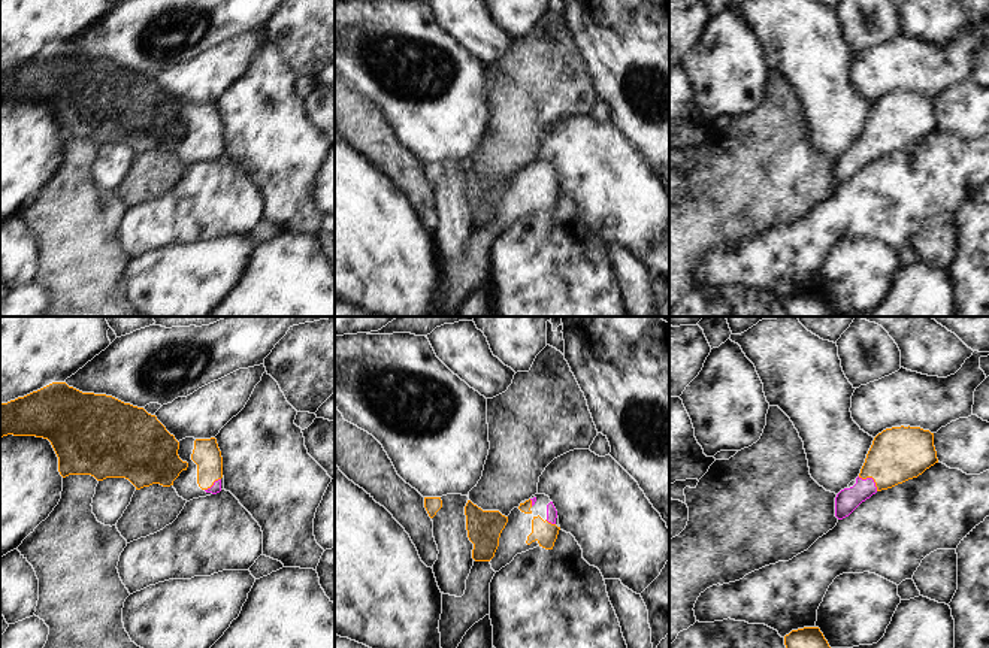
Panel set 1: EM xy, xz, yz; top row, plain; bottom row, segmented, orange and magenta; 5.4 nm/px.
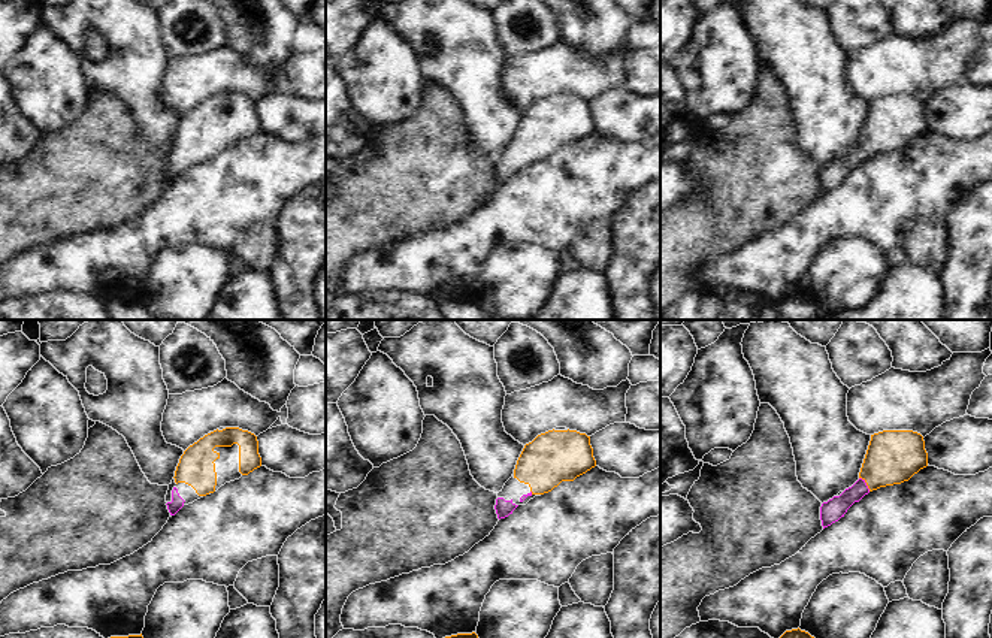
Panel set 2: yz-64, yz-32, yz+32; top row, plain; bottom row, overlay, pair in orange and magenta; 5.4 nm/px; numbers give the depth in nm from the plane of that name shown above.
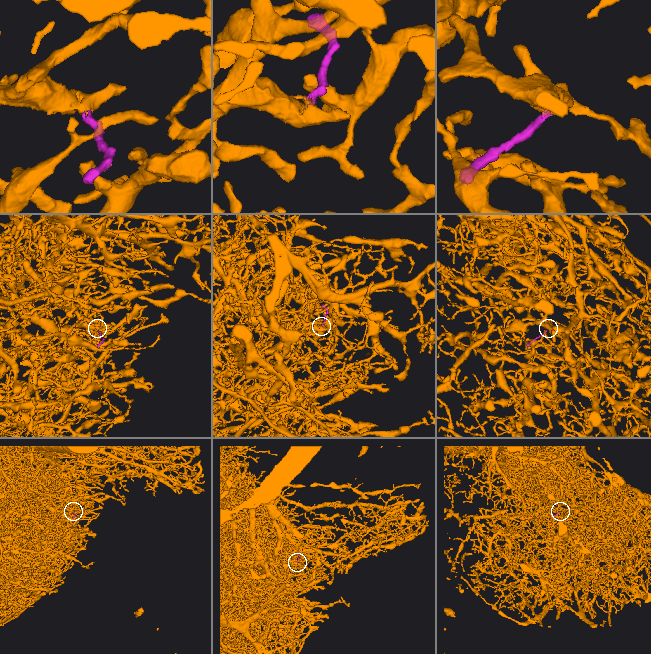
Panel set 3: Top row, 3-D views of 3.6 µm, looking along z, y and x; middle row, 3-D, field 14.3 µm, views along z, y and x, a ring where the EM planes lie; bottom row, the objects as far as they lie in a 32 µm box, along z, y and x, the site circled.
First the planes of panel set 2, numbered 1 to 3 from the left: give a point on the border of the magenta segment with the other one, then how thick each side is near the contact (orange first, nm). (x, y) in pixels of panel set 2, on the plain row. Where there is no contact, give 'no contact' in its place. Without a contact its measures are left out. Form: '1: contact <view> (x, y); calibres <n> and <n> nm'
1: no contact
2: contact yz-32 (531, 156); calibres 280 and 20 nm
3: contact yz+32 (867, 150); calibres 280 and 120 nm

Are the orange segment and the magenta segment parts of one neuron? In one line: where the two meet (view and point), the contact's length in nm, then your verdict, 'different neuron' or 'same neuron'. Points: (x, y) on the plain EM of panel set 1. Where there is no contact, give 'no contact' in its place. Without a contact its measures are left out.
yz (871, 142) | 130 nm | same neuron

